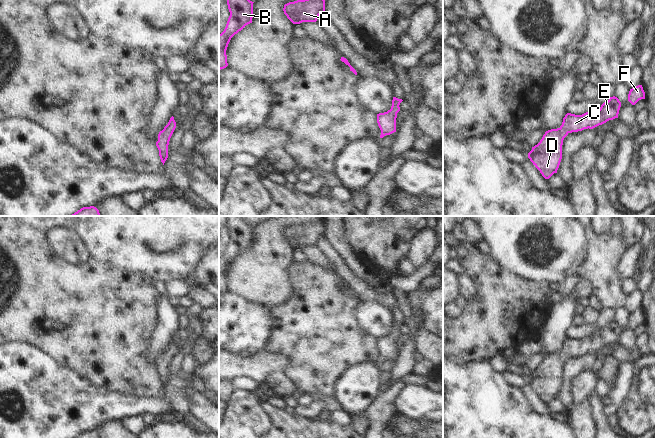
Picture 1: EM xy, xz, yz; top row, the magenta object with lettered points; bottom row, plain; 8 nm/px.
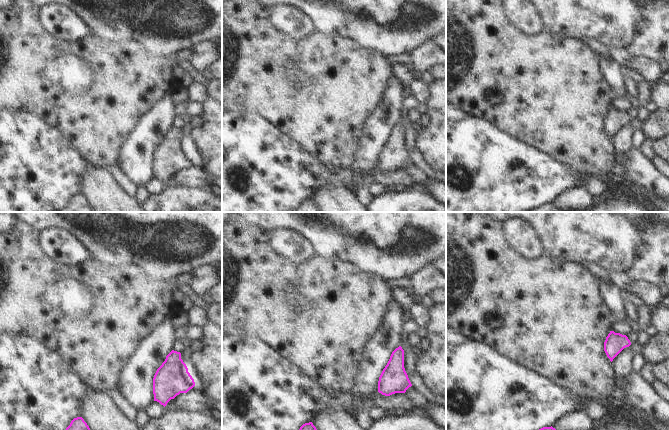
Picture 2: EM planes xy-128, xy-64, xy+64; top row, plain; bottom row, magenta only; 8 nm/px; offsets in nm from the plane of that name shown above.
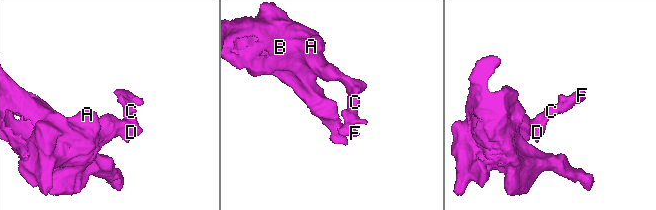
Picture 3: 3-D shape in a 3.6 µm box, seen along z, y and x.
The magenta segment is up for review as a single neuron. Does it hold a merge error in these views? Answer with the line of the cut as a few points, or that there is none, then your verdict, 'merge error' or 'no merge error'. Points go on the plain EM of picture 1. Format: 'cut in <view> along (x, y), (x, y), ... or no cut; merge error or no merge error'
no cut; no merge error

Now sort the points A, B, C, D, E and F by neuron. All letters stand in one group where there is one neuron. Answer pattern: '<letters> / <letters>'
A B C D E F

